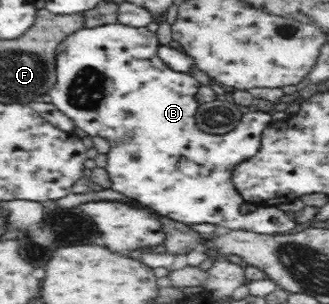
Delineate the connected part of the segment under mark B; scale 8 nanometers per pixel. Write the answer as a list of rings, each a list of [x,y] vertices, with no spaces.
[[[119,22],[111,23],[109,25],[99,25],[99,27],[81,29],[77,33],[71,33],[68,35],[59,45],[56,47],[56,65],[55,65],[55,85],[48,91],[51,95],[51,103],[57,106],[57,110],[65,114],[65,116],[71,118],[75,122],[75,127],[88,133],[89,136],[99,136],[109,142],[108,164],[106,165],[107,174],[111,179],[112,189],[121,193],[123,196],[128,197],[129,200],[138,201],[139,203],[154,209],[160,215],[168,217],[169,219],[180,221],[187,225],[195,225],[198,223],[213,223],[213,225],[219,225],[219,227],[227,227],[231,230],[249,230],[251,232],[260,233],[263,235],[273,234],[289,234],[289,231],[293,231],[297,227],[296,220],[287,217],[287,214],[279,209],[276,205],[258,205],[255,211],[248,211],[248,213],[242,213],[241,205],[243,205],[243,199],[237,192],[236,186],[233,184],[231,173],[233,169],[241,163],[241,161],[247,161],[251,157],[256,156],[261,146],[261,135],[263,135],[263,129],[273,121],[271,114],[261,113],[261,111],[248,112],[243,114],[241,121],[243,121],[243,127],[236,127],[231,129],[228,133],[223,135],[210,135],[204,133],[197,128],[195,122],[195,113],[198,109],[197,100],[195,95],[198,93],[199,81],[195,80],[187,73],[181,73],[179,71],[173,71],[170,67],[165,65],[164,61],[158,56],[158,49],[160,48],[159,40],[155,36],[155,32],[149,31],[147,26],[145,27],[129,27],[129,25],[123,25]]]

